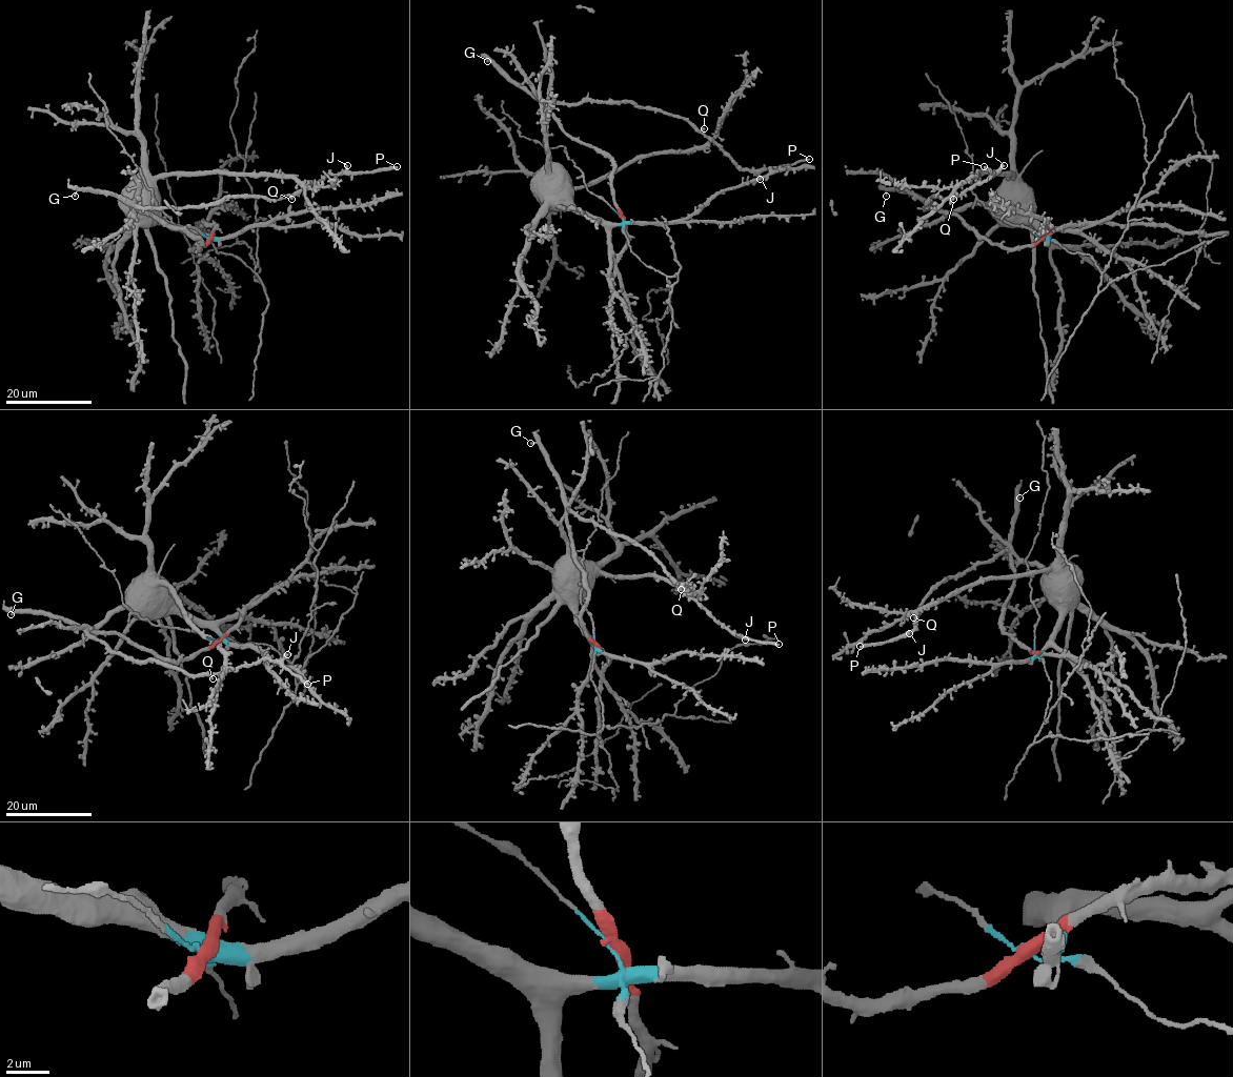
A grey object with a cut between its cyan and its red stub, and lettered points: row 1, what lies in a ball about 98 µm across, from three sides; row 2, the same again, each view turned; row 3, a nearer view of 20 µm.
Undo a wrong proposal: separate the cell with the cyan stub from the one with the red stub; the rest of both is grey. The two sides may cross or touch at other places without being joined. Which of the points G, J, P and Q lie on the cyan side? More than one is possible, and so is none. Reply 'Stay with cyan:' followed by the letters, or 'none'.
Stay with cyan: none

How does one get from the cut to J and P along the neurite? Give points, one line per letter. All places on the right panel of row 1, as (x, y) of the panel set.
J: (1043, 238), (1031, 244), (1001, 247), (956, 216), (926, 207), (933, 197), (954, 198), (971, 189), (1004, 165)
P: (1043, 238), (1031, 244), (1001, 247), (956, 216), (926, 207), (933, 197), (954, 198), (995, 174), (984, 166)

